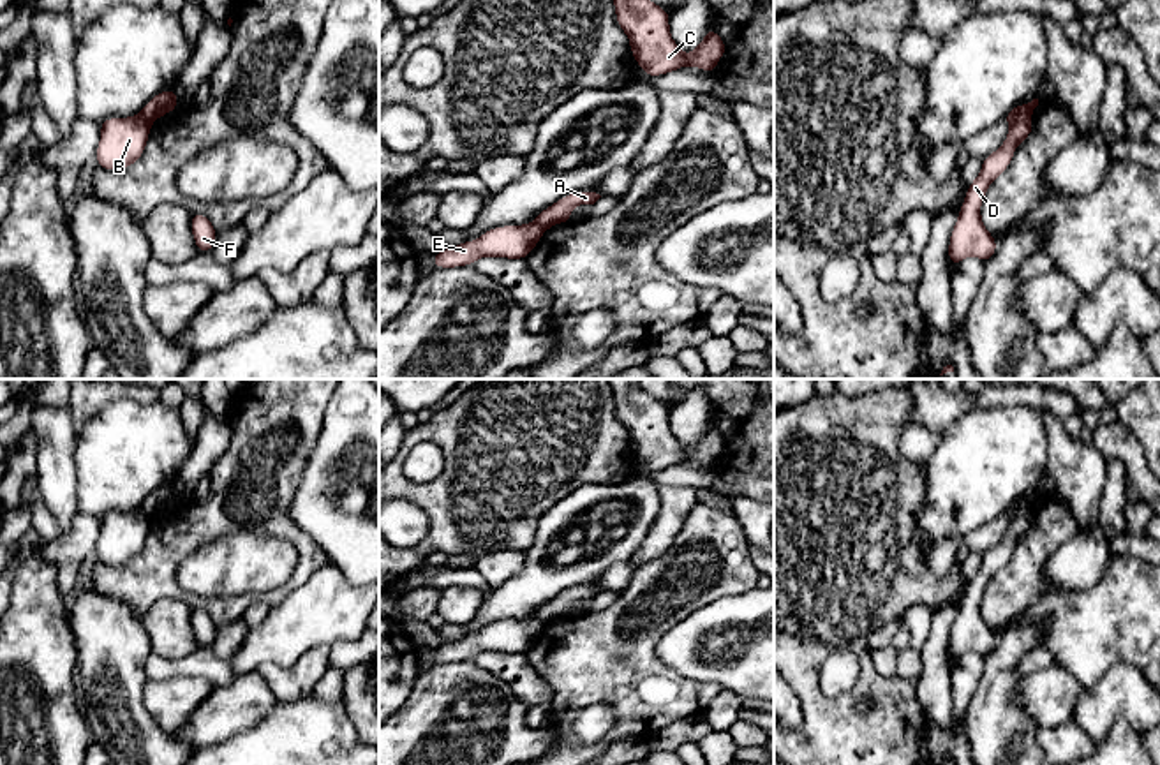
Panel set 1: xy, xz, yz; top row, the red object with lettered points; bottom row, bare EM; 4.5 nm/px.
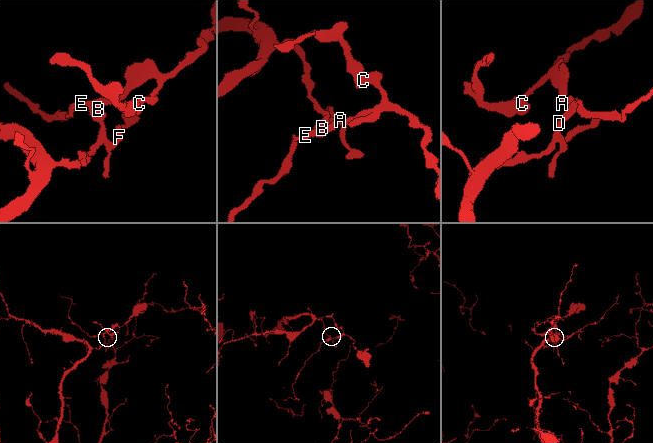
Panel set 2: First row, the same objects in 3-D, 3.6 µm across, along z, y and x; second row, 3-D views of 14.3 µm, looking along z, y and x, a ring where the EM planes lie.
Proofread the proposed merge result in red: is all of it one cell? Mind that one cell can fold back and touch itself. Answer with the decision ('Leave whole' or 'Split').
Split

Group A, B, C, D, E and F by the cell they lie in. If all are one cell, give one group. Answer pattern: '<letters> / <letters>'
A C / B D E F

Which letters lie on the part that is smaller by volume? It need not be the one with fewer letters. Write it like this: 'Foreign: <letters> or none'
Foreign: A, C

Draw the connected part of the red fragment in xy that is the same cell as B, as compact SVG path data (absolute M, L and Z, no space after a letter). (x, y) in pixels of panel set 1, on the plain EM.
M139 508L127 513L106 513L100 518L95 555L109 566L122 566L138 557L150 532L150 518Z

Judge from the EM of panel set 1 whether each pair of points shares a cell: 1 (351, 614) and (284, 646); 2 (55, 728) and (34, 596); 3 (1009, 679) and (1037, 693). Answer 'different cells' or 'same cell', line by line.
1: same cell
2: same cell
3: different cells

